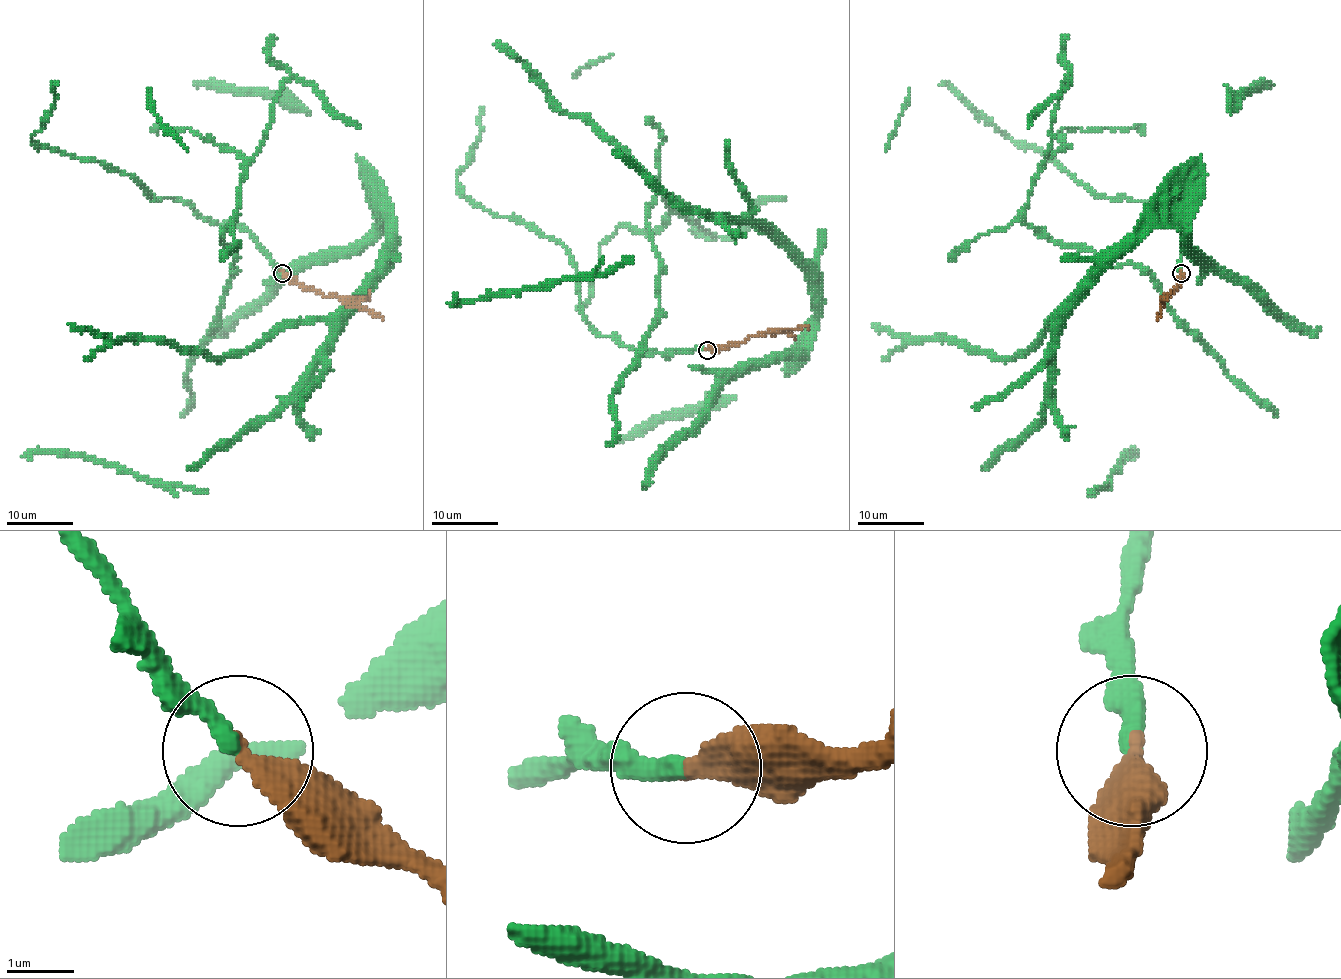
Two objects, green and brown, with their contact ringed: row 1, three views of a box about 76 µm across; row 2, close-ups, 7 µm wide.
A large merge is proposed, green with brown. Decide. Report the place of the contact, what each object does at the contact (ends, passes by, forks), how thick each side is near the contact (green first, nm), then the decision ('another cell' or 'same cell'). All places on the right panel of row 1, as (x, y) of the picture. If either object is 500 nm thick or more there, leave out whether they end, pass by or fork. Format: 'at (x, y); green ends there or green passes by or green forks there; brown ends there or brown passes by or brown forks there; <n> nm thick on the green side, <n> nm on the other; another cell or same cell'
at (1181, 273); green ends there; brown ends there; 280 nm thick on the green side, 360 nm on the other; same cell

